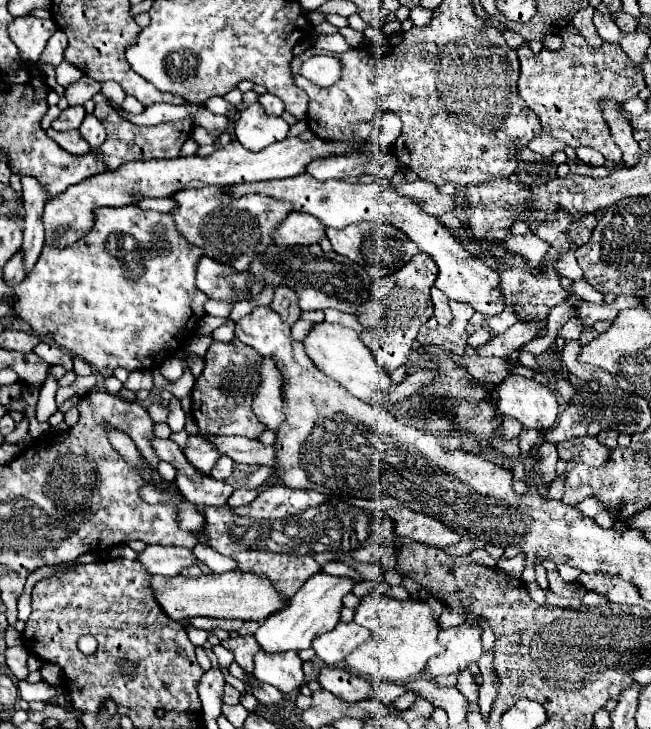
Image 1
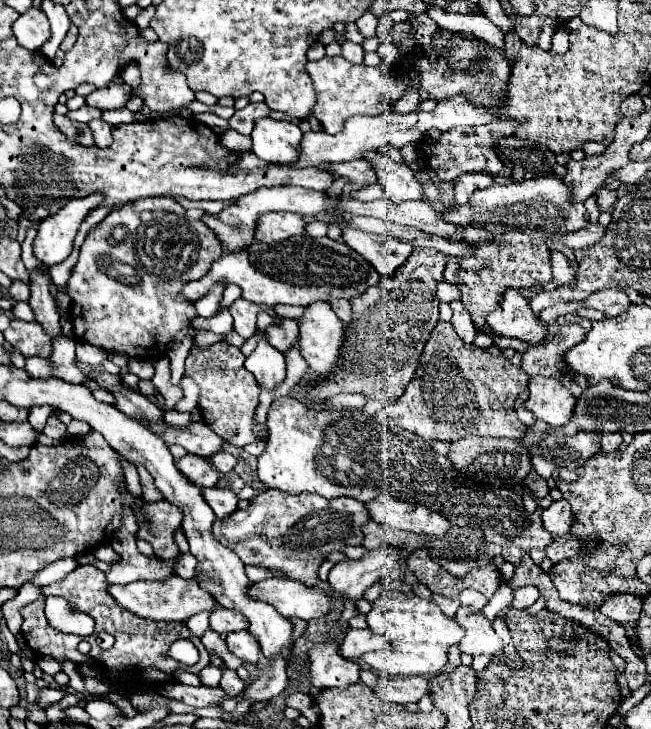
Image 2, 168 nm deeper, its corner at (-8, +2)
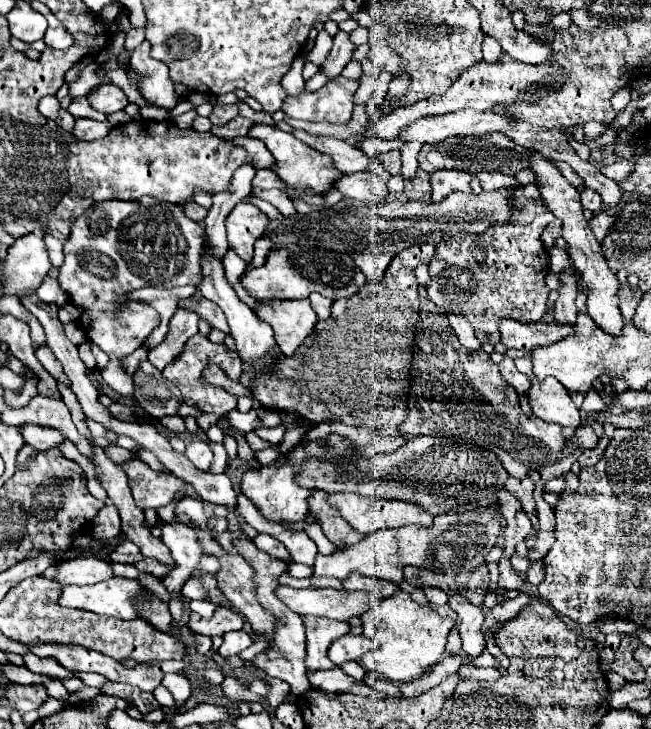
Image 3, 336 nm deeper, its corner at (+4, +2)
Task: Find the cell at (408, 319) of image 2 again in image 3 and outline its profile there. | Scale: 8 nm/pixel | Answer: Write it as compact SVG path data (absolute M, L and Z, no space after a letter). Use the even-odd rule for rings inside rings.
M420 244L402 250L392 258L382 280L366 284L360 288L360 292L356 292L356 296L336 300L332 304L330 318L316 324L314 332L304 340L292 358L282 356L270 374L260 372L252 378L252 390L256 398L266 404L266 408L298 412L312 424L340 420L344 424L364 426L386 436L398 434L398 426L404 422L408 412L408 366L412 360L412 342L420 316L418 282L414 270L420 264L430 264L432 256L434 244Z

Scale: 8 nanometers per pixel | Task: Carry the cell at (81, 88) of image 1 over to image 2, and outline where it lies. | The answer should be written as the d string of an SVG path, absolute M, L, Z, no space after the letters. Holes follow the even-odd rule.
M116 76L116 80L112 80L108 86L98 88L90 96L86 96L86 104L100 110L116 110L124 108L132 96L134 90L120 76Z

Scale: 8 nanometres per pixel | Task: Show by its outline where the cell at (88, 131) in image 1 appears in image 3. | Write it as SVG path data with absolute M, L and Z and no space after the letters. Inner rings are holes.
M76 120L76 126L72 130L74 138L78 140L86 140L86 142L92 142L92 140L100 140L104 138L114 126L110 122L96 122L96 120Z

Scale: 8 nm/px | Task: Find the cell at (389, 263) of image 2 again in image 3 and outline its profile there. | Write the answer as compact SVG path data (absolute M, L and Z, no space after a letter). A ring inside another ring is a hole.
M360 252L360 254L354 254L354 260L362 268L362 272L366 274L366 280L374 282L374 280L382 280L384 270L388 268L388 264L392 260L392 254L382 254L382 252L380 254L368 254L368 252Z

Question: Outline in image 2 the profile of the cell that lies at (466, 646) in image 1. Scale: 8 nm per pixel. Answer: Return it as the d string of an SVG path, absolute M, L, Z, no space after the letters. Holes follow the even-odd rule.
M462 606L456 612L456 622L466 630L466 636L460 642L460 650L466 654L502 654L502 640L494 632L492 624L486 620L484 612Z

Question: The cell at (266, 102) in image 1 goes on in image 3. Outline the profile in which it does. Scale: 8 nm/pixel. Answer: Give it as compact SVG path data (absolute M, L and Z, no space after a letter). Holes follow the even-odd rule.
M216 104L216 106L214 106L214 112L210 114L210 120L212 120L212 124L216 124L216 126L224 126L224 124L228 124L230 120L234 120L236 116L238 116L238 104L230 104L230 106Z

